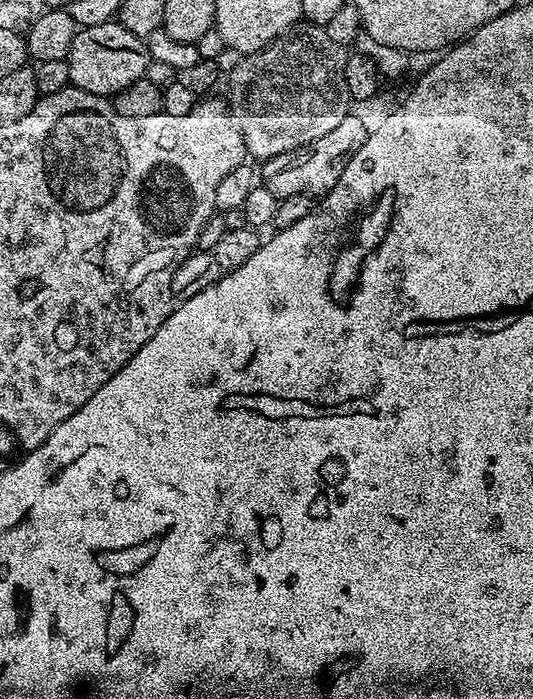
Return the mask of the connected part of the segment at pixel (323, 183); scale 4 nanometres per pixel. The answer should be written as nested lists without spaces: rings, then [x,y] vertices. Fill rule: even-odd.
[[[349,114],[338,122],[338,126],[334,126],[334,130],[322,134],[322,138],[263,161],[259,165],[259,183],[270,190],[278,201],[294,198],[294,194],[323,198],[336,185],[338,178],[342,178],[342,170],[346,170],[348,159],[360,149],[362,142],[366,142],[369,131],[369,125],[364,125],[362,117]]]

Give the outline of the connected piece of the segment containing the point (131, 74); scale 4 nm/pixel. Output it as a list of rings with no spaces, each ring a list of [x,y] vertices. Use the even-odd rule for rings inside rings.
[[[119,22],[80,28],[68,51],[71,87],[81,88],[95,96],[115,97],[117,92],[130,86],[130,82],[144,79],[149,59],[145,41],[130,34],[130,30],[123,28]]]

